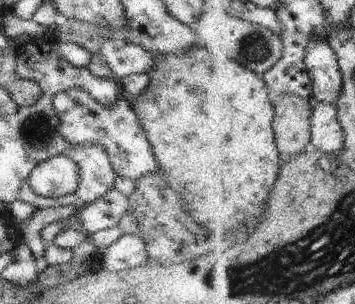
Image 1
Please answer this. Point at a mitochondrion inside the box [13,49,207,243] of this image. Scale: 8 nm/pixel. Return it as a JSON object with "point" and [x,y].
{"point":[36,130]}

